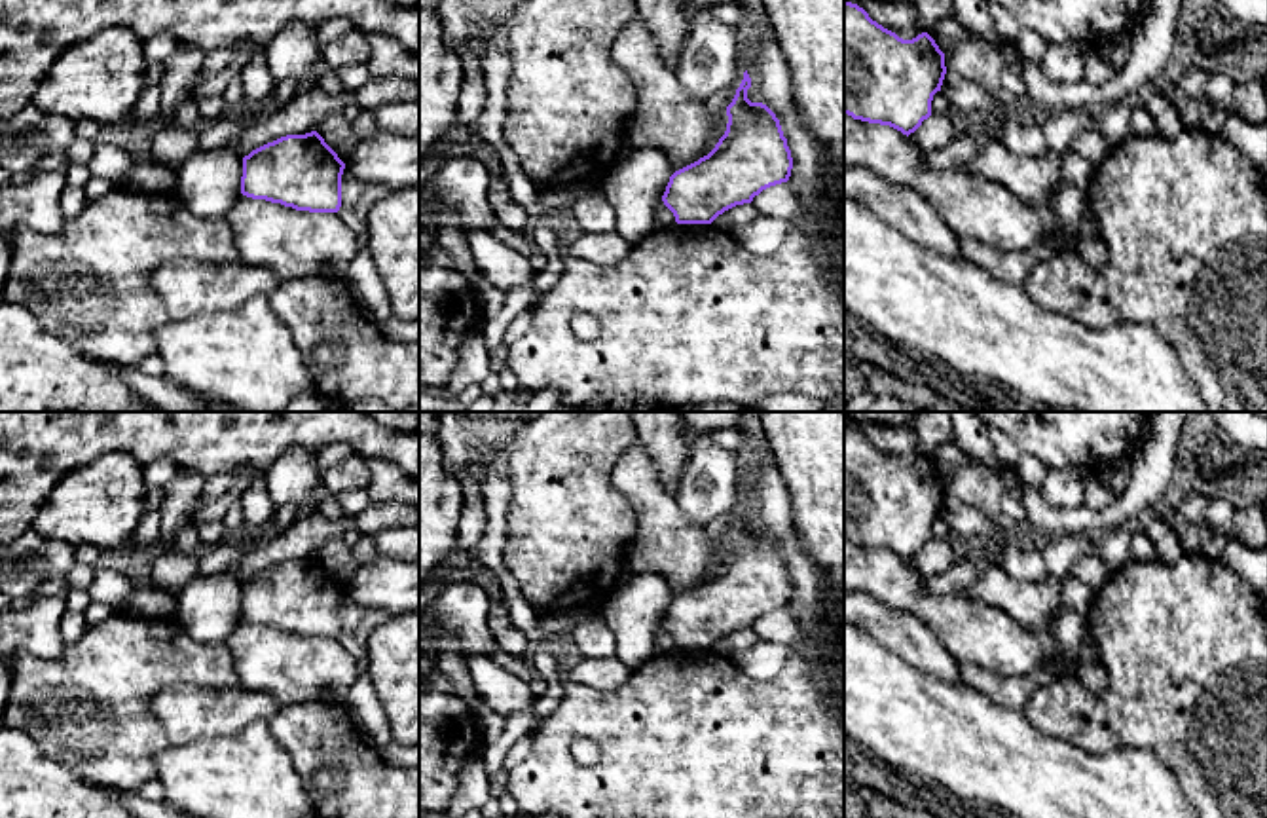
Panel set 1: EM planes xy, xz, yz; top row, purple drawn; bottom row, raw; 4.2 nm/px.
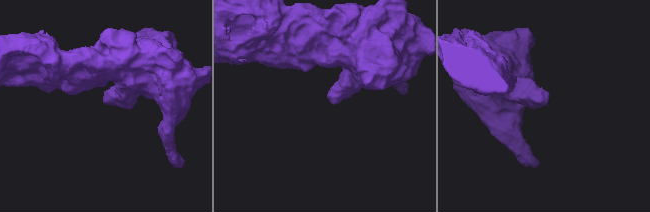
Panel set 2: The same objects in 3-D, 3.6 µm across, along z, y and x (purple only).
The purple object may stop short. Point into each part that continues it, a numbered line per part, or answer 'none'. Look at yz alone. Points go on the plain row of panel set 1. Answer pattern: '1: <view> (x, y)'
none

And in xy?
none

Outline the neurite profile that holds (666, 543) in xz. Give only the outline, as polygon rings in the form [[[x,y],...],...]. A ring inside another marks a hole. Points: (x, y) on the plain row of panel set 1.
[[[635,440],[611,473],[613,488],[635,514],[630,575],[662,577],[673,598],[707,581],[726,556],[728,541],[711,537],[679,509],[660,484],[656,465]]]

